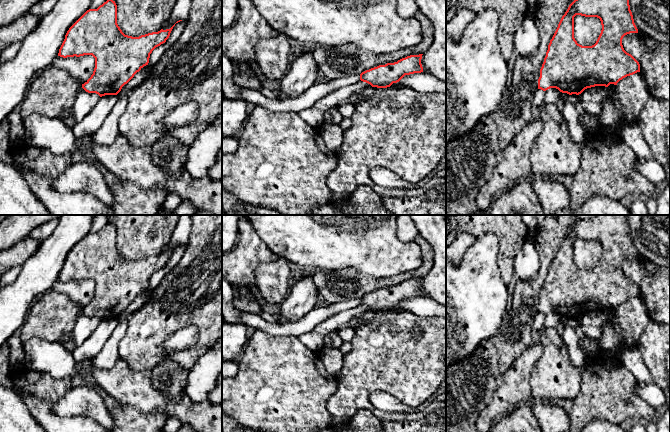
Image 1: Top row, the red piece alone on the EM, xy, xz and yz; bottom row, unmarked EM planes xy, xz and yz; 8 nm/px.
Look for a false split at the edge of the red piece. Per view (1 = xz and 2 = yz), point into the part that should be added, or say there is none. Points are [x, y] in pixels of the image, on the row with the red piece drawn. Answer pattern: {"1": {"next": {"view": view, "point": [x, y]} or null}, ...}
{"1": {"next": null}, "2": {"next": null}}

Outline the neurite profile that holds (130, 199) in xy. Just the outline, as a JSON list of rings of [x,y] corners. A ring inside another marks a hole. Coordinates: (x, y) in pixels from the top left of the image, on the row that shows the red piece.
[[[122,180],[111,189],[115,197],[112,206],[115,215],[155,215],[168,196],[166,188],[142,189]]]

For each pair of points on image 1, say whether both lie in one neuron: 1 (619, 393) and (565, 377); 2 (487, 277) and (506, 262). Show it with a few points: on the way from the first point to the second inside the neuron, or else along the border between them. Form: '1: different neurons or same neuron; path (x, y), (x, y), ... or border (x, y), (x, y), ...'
1: different neurons; border (581, 371), (580, 390), (573, 400)
2: different neurons; border (498, 245), (497, 267), (502, 280), (506, 284)

